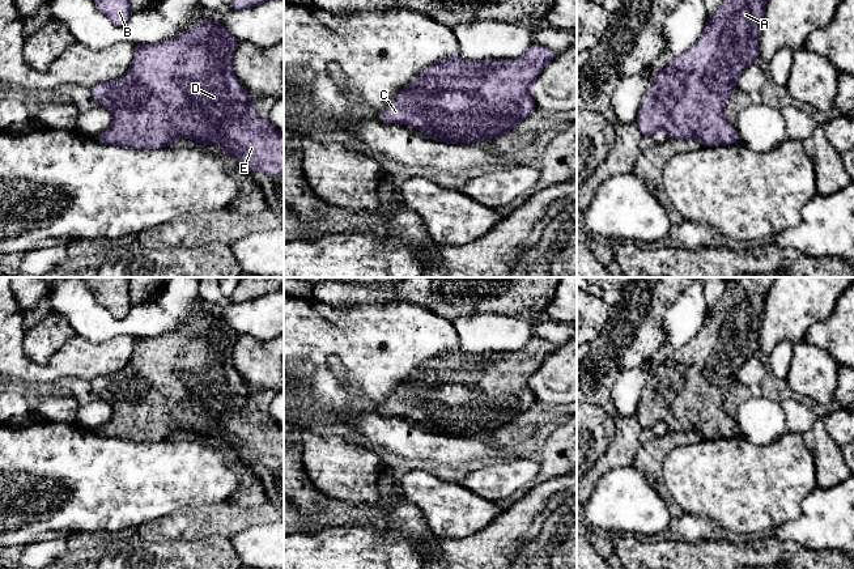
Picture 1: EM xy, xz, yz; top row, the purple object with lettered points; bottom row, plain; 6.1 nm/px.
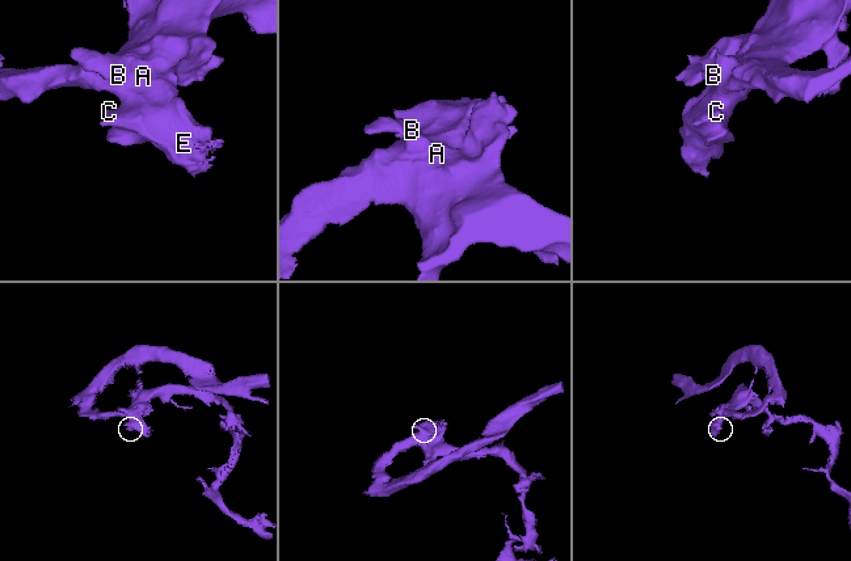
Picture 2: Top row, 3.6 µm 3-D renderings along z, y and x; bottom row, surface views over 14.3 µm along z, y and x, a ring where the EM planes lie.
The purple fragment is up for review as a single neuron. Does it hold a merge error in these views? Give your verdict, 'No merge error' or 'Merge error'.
No merge error

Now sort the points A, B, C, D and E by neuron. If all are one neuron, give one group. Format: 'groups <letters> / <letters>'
groups A B C D E

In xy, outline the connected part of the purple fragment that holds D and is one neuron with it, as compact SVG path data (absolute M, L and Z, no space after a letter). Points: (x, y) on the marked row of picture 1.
M209 18L196 21L187 31L160 43L135 43L136 52L129 69L119 78L99 82L90 89L98 106L107 109L114 122L95 139L132 149L170 147L177 137L190 137L201 147L220 145L248 174L256 169L273 177L284 173L284 136L262 119L245 86L233 72L233 55L238 47L235 37L222 25Z

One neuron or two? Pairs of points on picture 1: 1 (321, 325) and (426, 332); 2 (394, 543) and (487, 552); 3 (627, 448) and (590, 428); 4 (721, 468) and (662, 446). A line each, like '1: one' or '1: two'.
1: one
2: two
3: two
4: two

